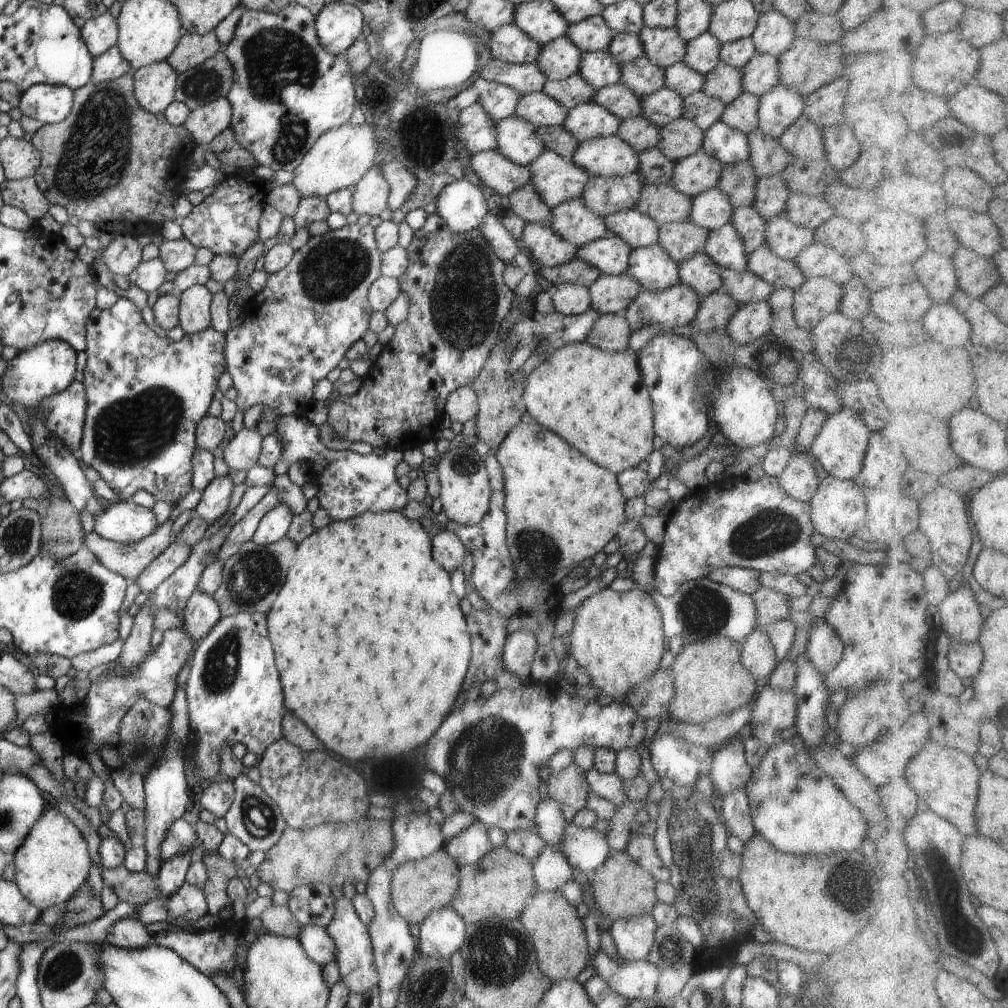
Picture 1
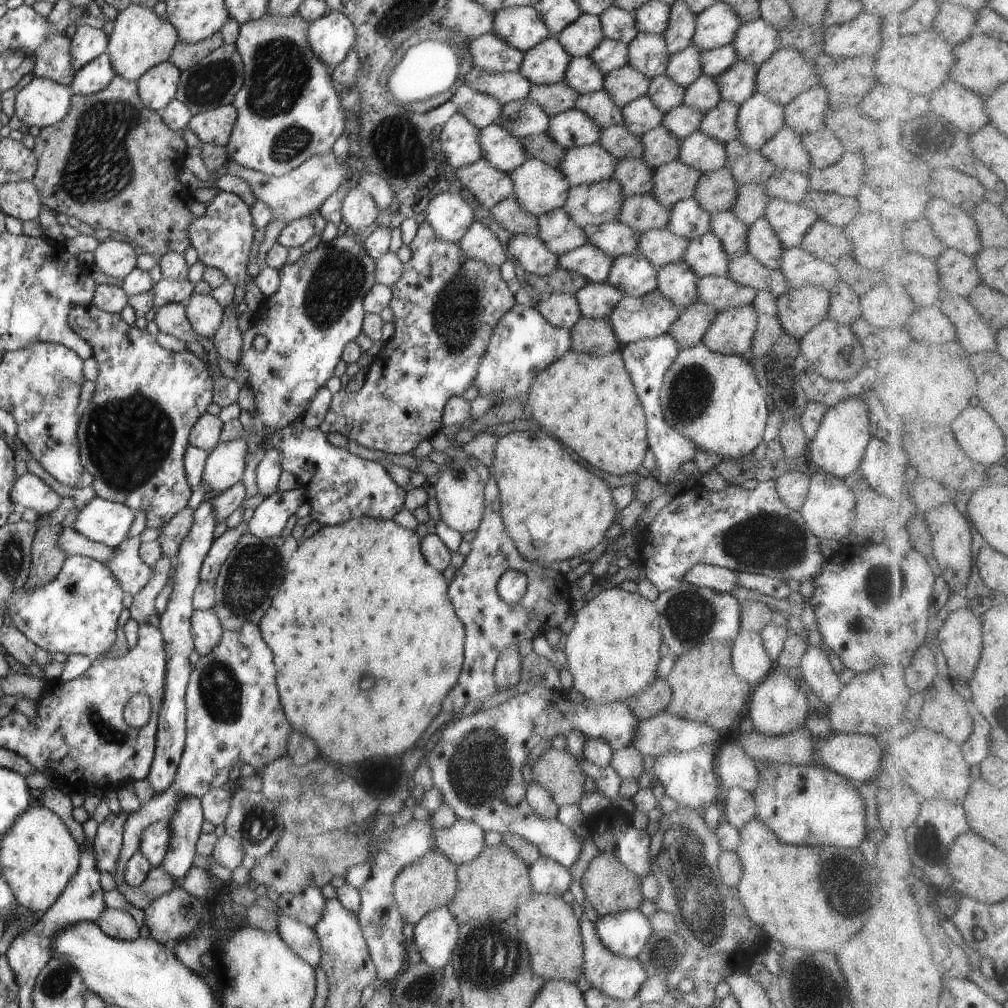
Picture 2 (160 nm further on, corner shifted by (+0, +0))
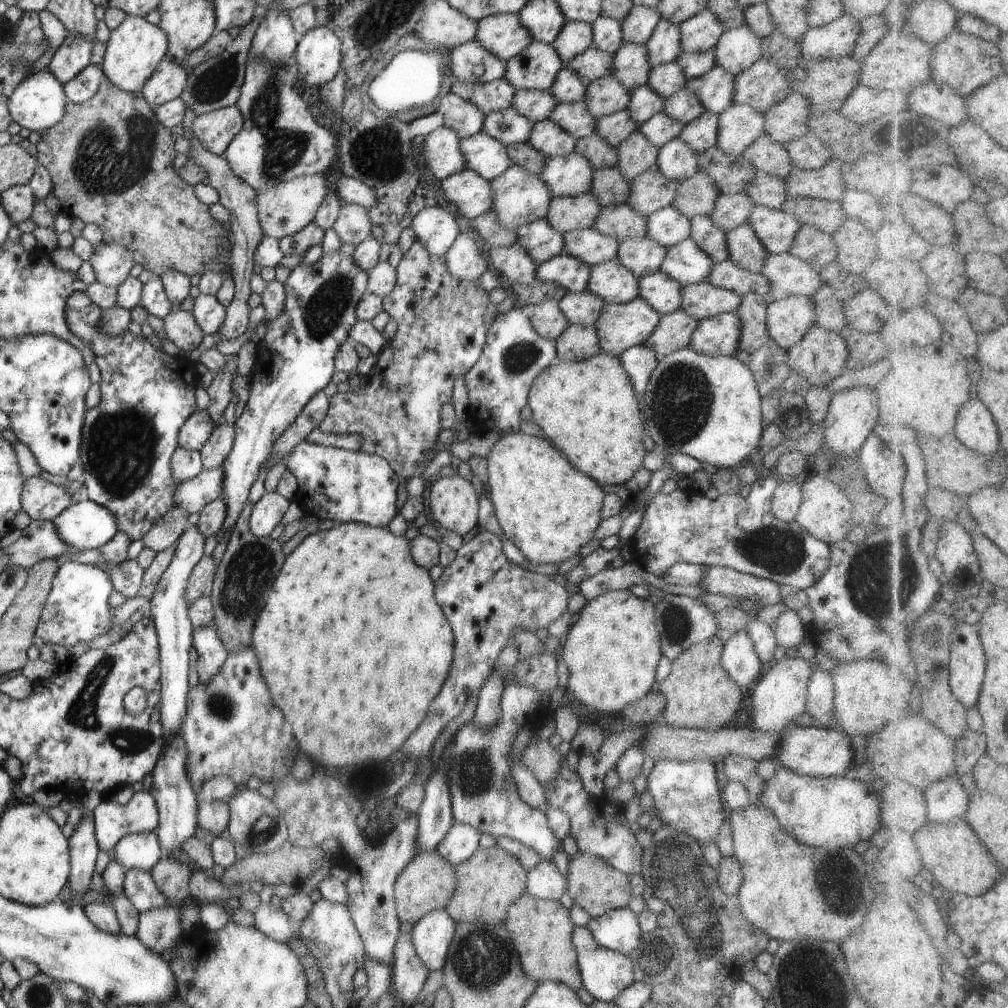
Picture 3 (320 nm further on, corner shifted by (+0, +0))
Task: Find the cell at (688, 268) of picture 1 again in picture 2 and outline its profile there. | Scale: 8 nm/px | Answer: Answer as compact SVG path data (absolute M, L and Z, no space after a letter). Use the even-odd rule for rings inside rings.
M678 261L664 265L657 274L657 288L664 298L674 303L674 306L685 309L697 298L697 282L700 280L687 264Z

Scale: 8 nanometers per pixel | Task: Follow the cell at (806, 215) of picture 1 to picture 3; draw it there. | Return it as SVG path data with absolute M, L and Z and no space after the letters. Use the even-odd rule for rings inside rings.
M762 205L754 207L746 224L755 230L756 236L770 255L788 253L798 229L802 226L795 216Z

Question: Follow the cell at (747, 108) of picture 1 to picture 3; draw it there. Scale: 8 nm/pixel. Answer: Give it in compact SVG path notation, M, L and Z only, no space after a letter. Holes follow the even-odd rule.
M704 111L698 118L685 124L676 139L686 142L695 153L704 152L716 144L718 121L719 115Z

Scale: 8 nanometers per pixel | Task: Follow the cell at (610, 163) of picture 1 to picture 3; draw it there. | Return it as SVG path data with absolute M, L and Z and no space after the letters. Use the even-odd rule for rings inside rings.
M572 152L547 159L538 176L547 184L554 197L575 197L591 190L592 173L595 173L595 170L596 168L590 166L587 158Z

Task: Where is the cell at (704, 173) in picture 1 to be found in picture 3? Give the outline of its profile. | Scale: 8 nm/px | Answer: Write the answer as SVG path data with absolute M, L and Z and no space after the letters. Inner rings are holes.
M656 165L640 173L629 183L630 194L626 204L644 217L671 205L680 184L660 174Z

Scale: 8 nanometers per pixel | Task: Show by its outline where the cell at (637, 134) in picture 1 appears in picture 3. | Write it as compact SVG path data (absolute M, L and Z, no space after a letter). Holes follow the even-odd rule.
M596 132L590 136L579 138L575 142L574 152L587 158L593 169L617 166L618 159L615 147L604 143Z

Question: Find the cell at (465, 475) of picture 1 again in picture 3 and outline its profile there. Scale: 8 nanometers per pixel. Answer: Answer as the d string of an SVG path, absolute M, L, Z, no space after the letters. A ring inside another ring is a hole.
M456 474L440 478L430 486L430 517L438 522L442 532L456 532L463 537L478 526L480 498L472 482Z

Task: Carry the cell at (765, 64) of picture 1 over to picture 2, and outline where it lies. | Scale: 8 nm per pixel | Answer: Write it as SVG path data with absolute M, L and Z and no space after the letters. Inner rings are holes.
M736 61L728 70L713 77L716 81L722 101L728 101L740 106L755 93L757 66Z

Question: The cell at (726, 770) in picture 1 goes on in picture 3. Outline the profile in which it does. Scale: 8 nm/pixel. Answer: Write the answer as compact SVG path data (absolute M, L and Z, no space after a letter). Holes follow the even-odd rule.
M726 755L722 761L726 780L744 785L753 800L761 796L766 782L756 772L759 761L738 755Z

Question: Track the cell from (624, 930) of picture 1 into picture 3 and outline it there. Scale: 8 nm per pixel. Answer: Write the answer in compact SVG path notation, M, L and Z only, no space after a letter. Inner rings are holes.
M628 907L606 911L602 916L591 918L585 927L598 946L625 955L640 944L644 933L637 914Z

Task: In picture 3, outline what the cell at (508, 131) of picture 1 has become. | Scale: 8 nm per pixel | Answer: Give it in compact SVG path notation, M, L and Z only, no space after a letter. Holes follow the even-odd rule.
M482 131L461 139L460 146L460 152L465 156L465 169L474 171L480 175L480 178L489 182L493 178L499 177L500 174L512 165L507 155L507 146Z

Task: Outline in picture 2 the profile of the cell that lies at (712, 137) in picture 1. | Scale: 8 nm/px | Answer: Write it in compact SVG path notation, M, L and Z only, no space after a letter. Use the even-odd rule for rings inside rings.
M696 130L681 140L680 152L676 159L690 168L708 174L724 167L726 157L724 144Z

